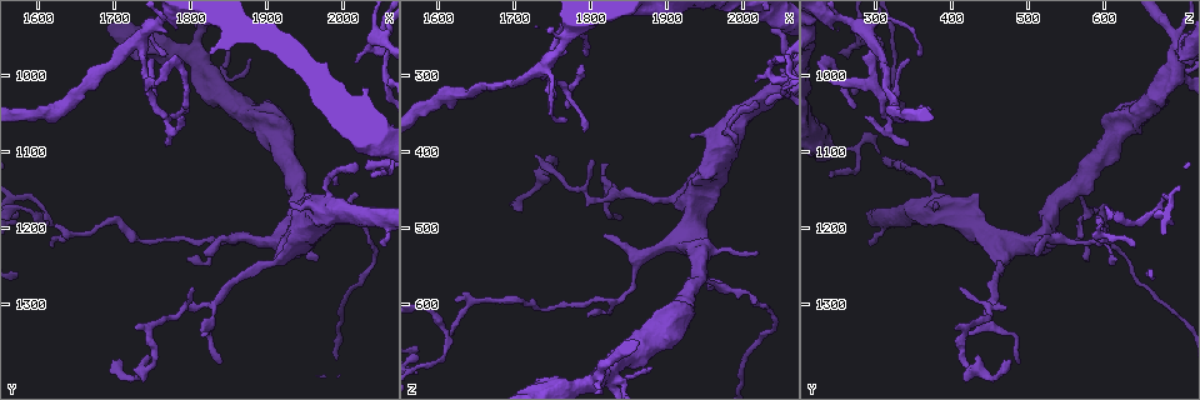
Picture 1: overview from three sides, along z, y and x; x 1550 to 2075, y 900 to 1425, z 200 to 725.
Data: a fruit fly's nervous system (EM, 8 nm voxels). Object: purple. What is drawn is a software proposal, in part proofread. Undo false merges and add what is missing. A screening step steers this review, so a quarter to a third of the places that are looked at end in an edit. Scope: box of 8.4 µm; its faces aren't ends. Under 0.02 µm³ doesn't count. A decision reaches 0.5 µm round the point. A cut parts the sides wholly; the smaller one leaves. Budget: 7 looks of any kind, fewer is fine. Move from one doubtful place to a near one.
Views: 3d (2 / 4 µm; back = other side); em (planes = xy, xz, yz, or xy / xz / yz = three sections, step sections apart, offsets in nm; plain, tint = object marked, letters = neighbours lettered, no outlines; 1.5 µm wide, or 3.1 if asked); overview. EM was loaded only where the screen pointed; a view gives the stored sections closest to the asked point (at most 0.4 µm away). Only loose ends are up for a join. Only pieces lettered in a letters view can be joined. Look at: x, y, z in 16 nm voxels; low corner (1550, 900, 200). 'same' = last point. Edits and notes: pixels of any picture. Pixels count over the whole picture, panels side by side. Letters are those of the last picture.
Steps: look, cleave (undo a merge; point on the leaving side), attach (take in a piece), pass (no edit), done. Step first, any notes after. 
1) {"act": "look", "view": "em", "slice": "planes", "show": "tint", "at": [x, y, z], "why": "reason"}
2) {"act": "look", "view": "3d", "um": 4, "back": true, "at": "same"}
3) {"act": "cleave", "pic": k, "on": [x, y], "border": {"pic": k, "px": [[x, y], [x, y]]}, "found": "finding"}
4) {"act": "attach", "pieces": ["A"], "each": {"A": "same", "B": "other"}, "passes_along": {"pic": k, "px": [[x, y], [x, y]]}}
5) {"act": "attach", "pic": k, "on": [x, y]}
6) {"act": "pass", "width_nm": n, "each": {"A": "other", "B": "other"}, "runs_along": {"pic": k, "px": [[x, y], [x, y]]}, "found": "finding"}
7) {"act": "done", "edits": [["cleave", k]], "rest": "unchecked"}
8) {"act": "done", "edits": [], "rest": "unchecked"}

{"act": "look", "view": "3d", "um": 2, "at": [1790, 1055, 290], "why": "free end"}

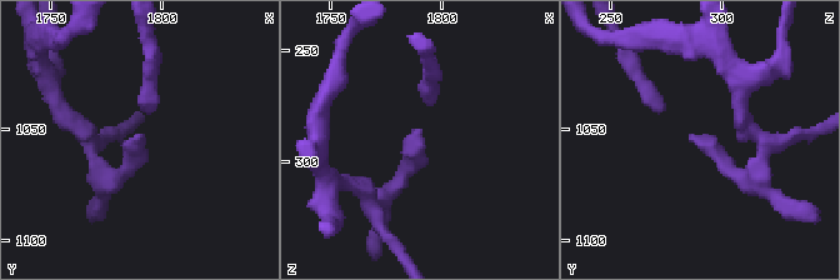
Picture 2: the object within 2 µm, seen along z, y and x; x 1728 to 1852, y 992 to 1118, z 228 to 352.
{"act": "look", "view": "em", "slice": "planes", "show": "letters", "at": [1788, 1054, 286], "why": "shape alone is not enough"}

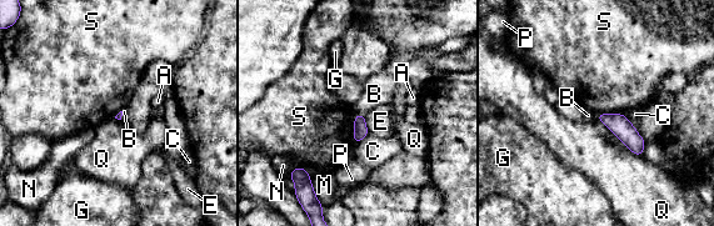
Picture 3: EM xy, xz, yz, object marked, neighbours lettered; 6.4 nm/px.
{"act": "pass", "each": {"A": "other", "B": "other", "C": "other", "E": "other", "G": "other", "M": "other", "N": "other", "P": "other", "Q": "other", "S": "other"}, "border": {"pic": 3, "px": [[356, 114], [354, 117], [353, 144]]}, "found": "none of them fits"}

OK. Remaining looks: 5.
{"act": "look", "view": "em", "slice": "planes", "show": "letters", "at": [1820, 1235, 510], "why": "an open end"}

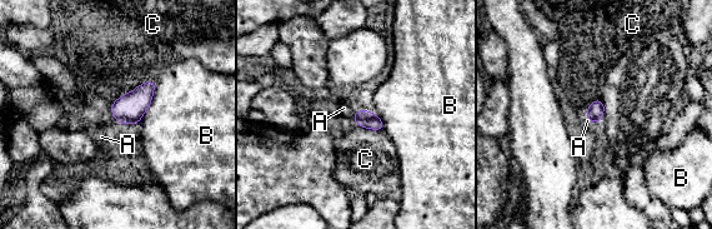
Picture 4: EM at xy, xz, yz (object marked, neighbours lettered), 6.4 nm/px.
{"act": "attach", "pieces": ["A"], "width_nm": 110, "each": {"A": "same", "B": "other", "C": "other"}, "found": "it goes on there"}

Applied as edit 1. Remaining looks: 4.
{"act": "look", "view": "em", "slice": "planes", "show": "letters", "at": [1710, 1375, 480], "why": "long arm stops here"}

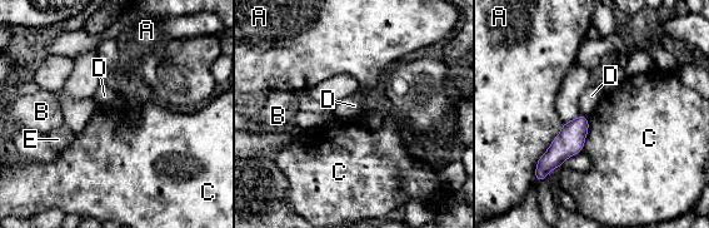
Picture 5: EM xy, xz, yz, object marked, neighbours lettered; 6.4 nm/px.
{"act": "pass", "width_nm": 170, "each": {"A": "other", "B": "other", "C": "other", "D": "other", "E": "other"}, "runs_along": {"pic": 5, "px": [[584, 119], [540, 176]]}, "found": "no lettered piece goes on from it"}

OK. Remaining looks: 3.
{"act": "done", "edits": [["attach", 4]], "rest": "unchecked"}

